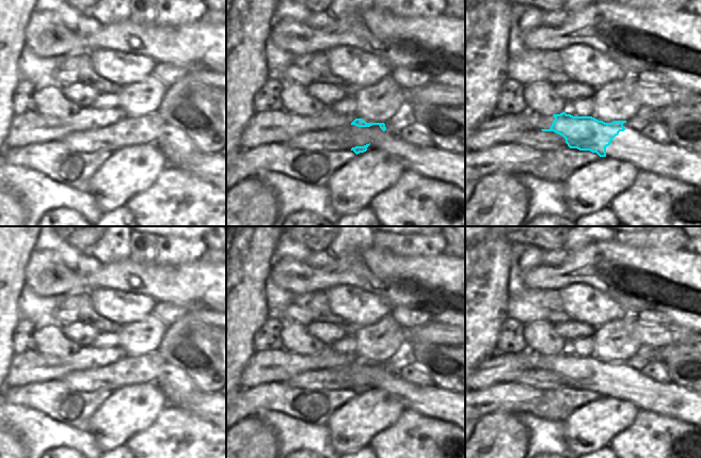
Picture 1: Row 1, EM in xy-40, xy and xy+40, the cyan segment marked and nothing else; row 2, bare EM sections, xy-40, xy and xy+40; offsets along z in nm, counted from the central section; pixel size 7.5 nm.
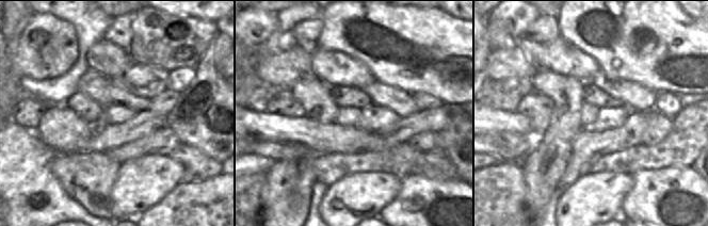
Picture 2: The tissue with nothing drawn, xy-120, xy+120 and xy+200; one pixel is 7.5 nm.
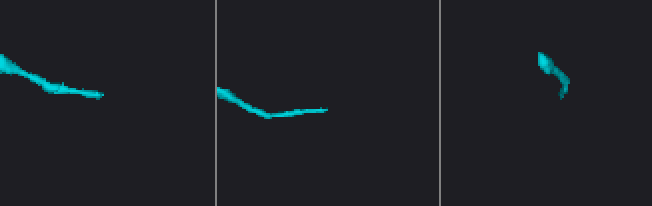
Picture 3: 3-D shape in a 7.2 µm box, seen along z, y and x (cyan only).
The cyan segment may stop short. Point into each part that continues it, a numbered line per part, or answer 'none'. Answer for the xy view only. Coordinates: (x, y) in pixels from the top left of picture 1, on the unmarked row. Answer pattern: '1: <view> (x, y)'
1: xy (430, 400).

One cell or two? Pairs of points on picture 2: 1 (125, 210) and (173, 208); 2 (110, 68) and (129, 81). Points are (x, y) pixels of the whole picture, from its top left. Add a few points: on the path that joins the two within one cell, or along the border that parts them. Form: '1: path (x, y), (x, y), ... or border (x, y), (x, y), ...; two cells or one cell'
1: border (169, 192), (139, 214); two cells
2: border (132, 63), (119, 77), (111, 78); two cells

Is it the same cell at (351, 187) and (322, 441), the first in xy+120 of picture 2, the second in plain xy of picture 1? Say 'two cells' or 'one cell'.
two cells

